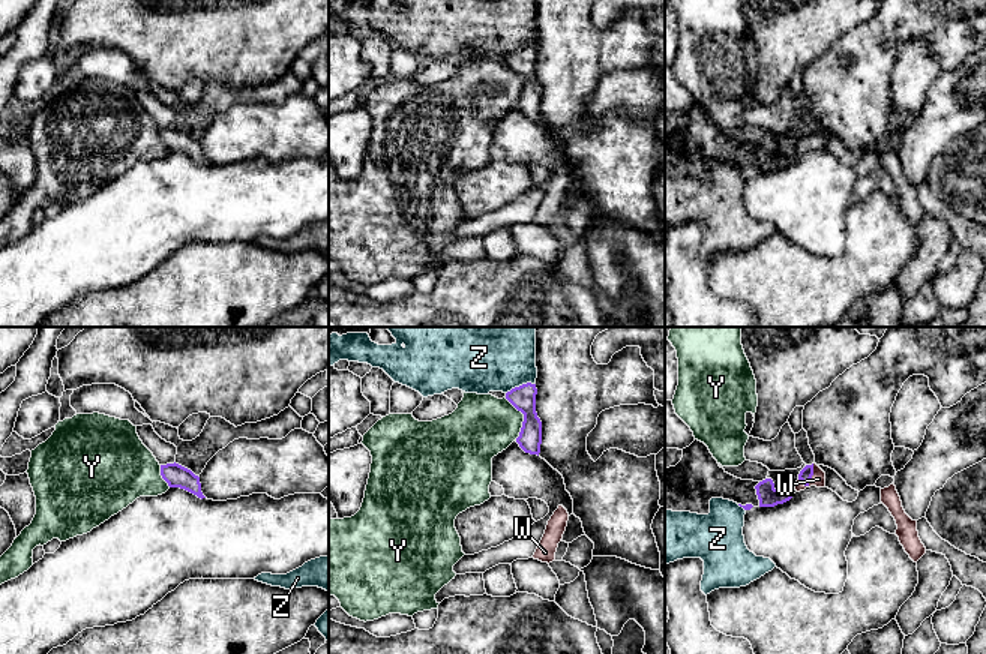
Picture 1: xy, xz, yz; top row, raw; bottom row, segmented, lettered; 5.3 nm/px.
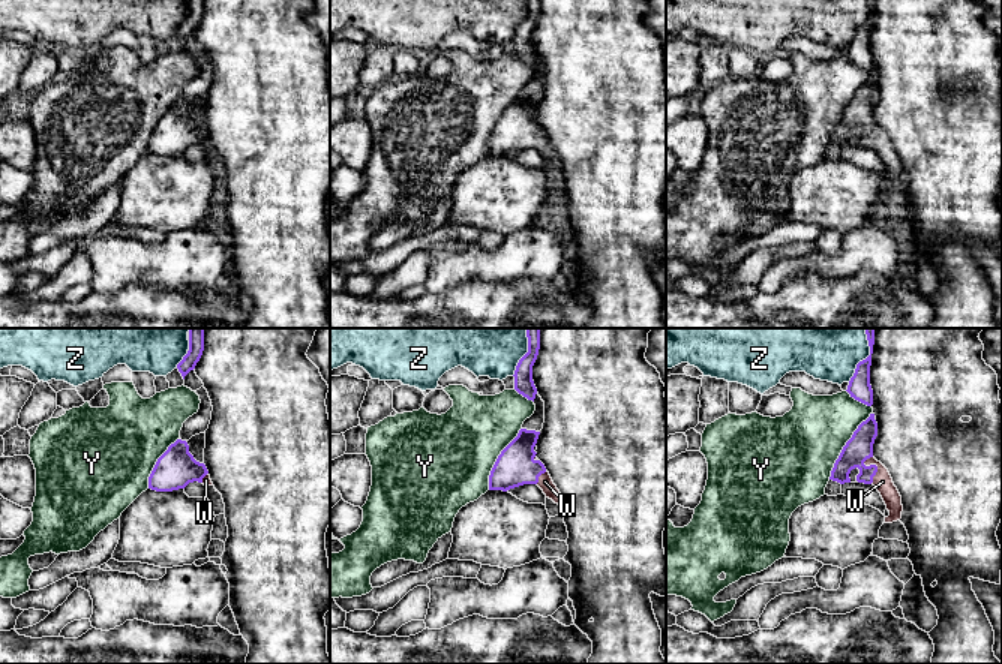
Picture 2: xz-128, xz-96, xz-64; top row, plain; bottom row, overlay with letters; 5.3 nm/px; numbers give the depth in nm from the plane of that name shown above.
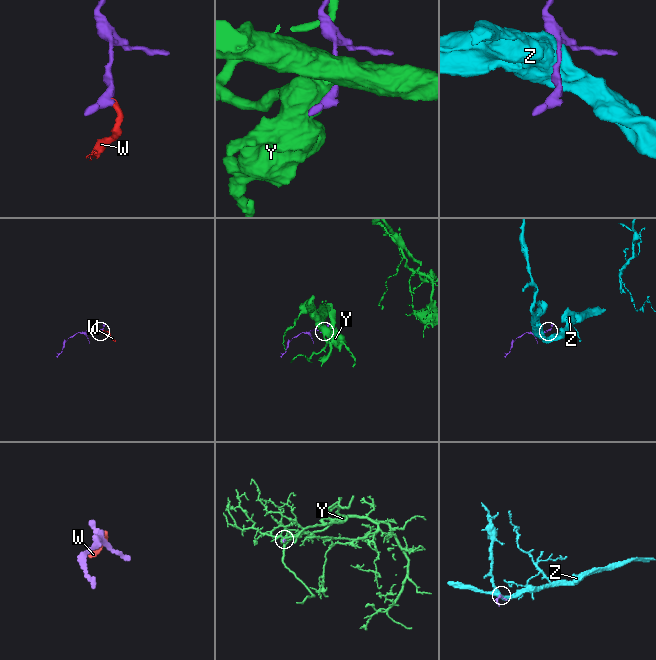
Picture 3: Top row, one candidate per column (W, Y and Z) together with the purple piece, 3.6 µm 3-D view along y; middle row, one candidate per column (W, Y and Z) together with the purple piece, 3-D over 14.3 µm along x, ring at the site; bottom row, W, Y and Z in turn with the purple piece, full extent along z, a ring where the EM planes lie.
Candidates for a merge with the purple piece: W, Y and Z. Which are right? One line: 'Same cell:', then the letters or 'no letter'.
Same cell: W

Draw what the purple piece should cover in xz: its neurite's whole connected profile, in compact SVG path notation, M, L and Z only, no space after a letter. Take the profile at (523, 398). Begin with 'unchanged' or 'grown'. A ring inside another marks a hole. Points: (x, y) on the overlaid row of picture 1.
unchanged; M527 382L506 393L506 399L524 414L522 428L516 442L530 454L540 453L542 422L536 412L536 384Z

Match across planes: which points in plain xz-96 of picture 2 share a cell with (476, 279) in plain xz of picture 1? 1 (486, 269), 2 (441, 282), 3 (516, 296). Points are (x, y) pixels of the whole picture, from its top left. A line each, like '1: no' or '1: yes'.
1: no
2: no
3: yes

